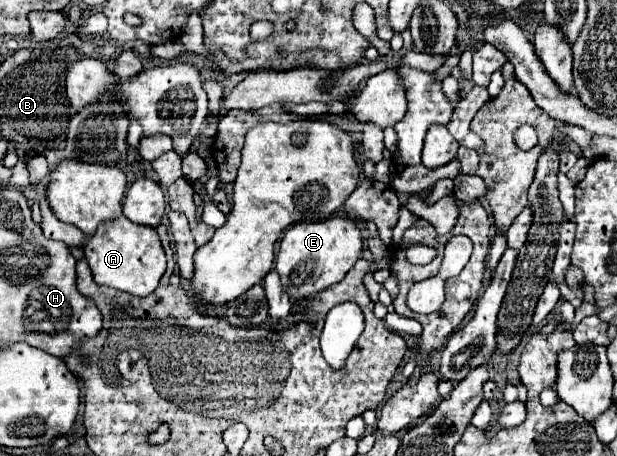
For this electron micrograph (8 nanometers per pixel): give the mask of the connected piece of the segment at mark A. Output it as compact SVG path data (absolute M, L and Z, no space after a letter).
M118 216L110 222L100 224L96 234L88 238L84 256L98 284L112 286L134 296L152 294L166 270L166 256L156 230L150 226L134 224L126 216Z

